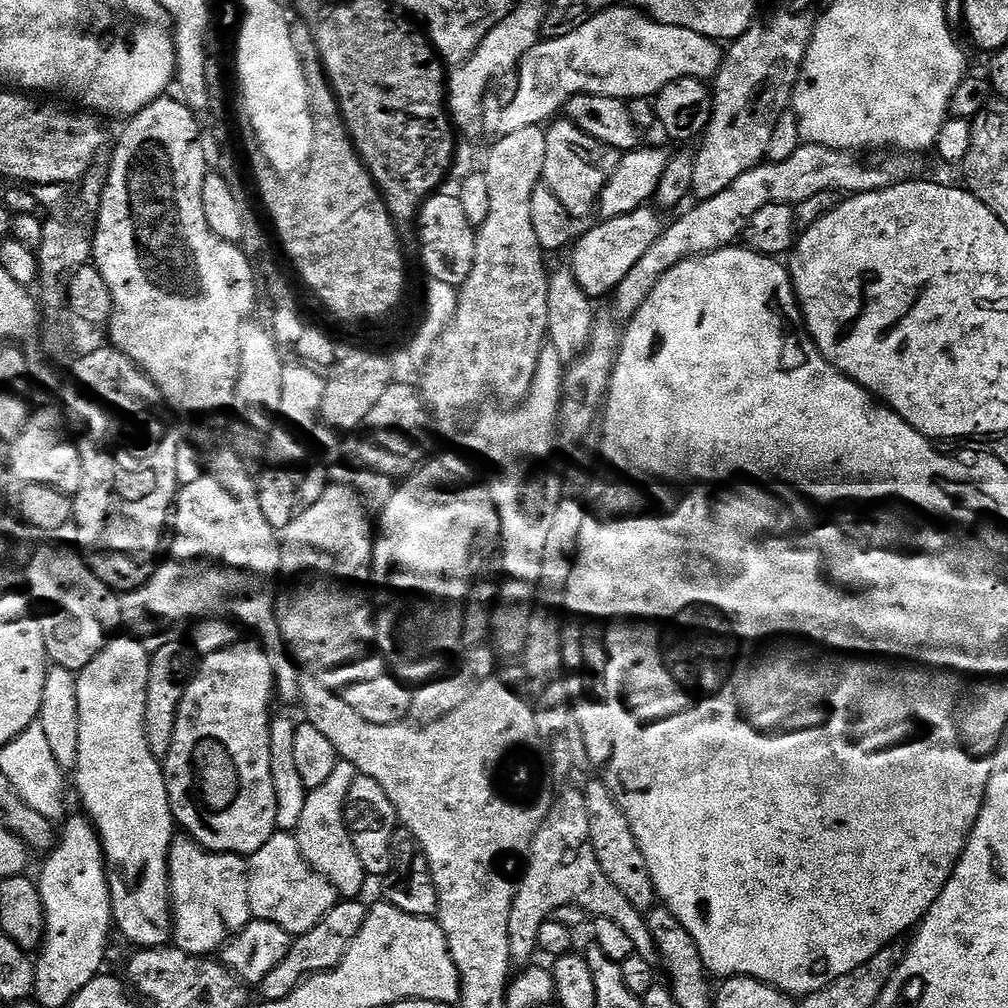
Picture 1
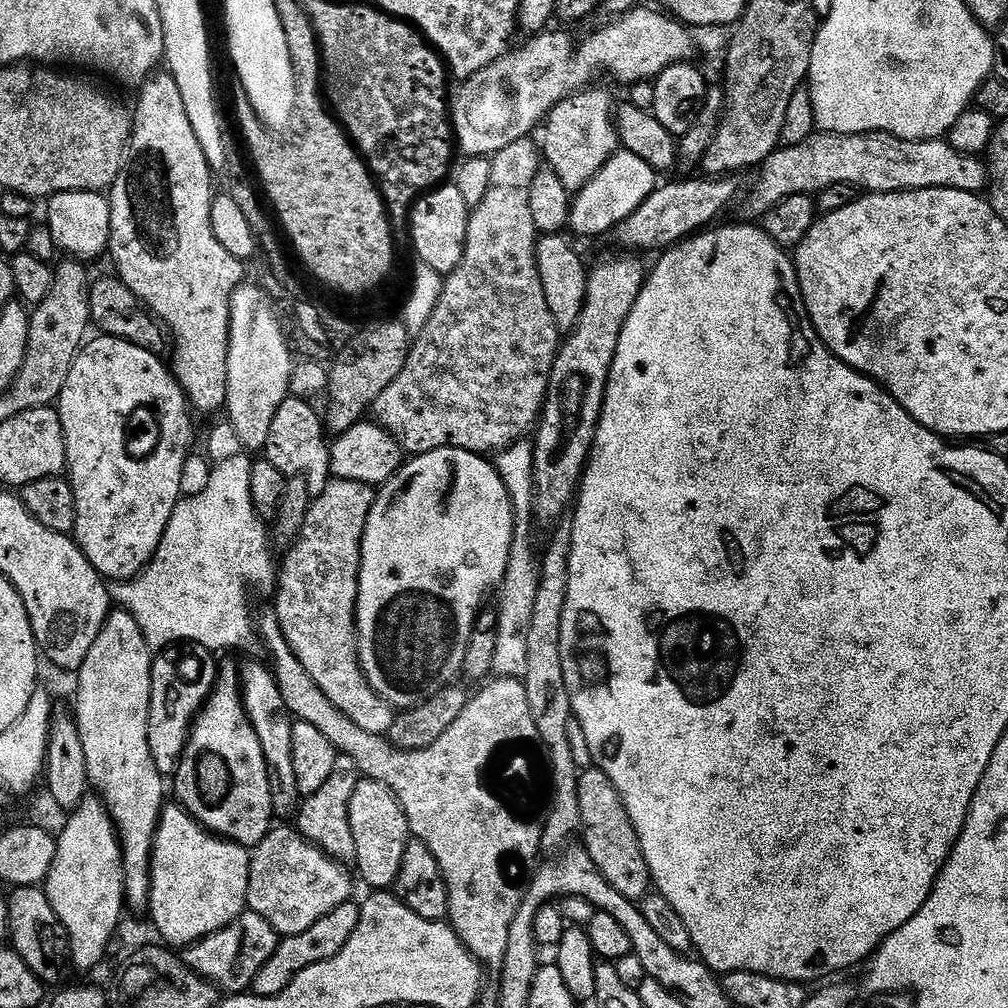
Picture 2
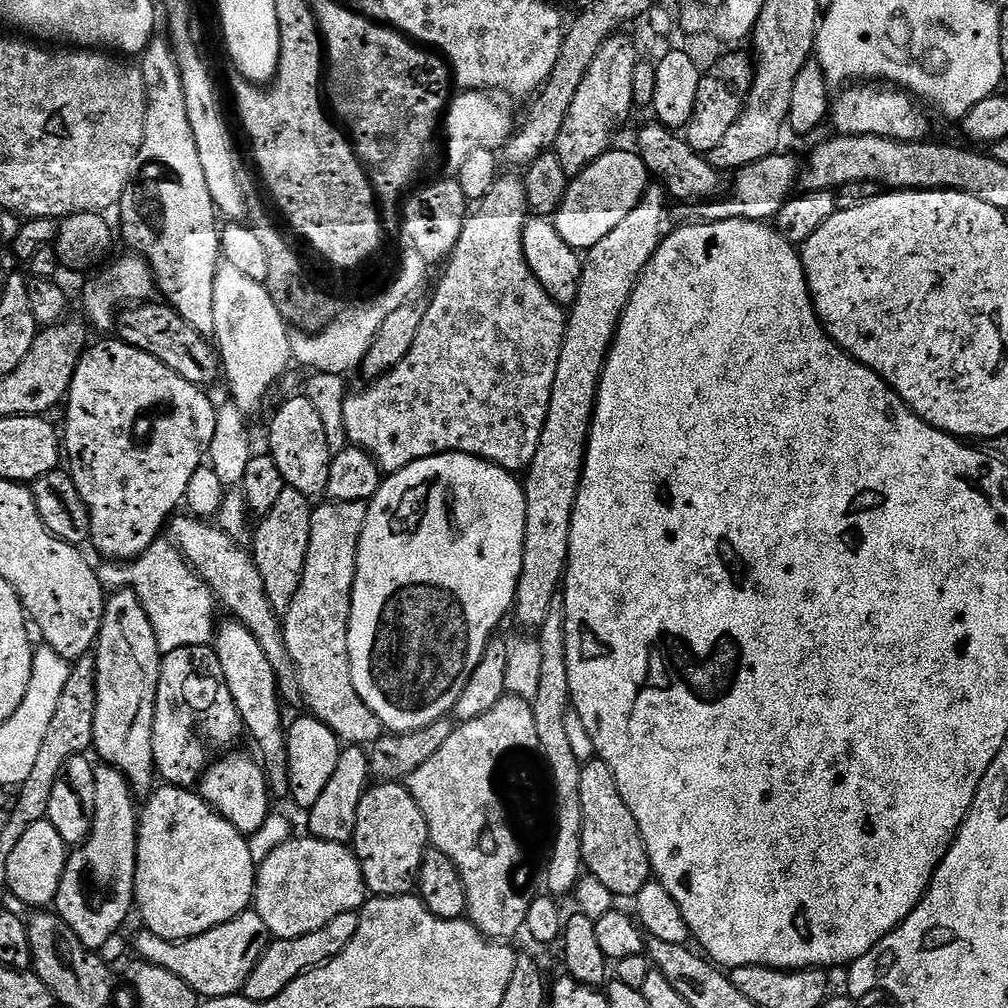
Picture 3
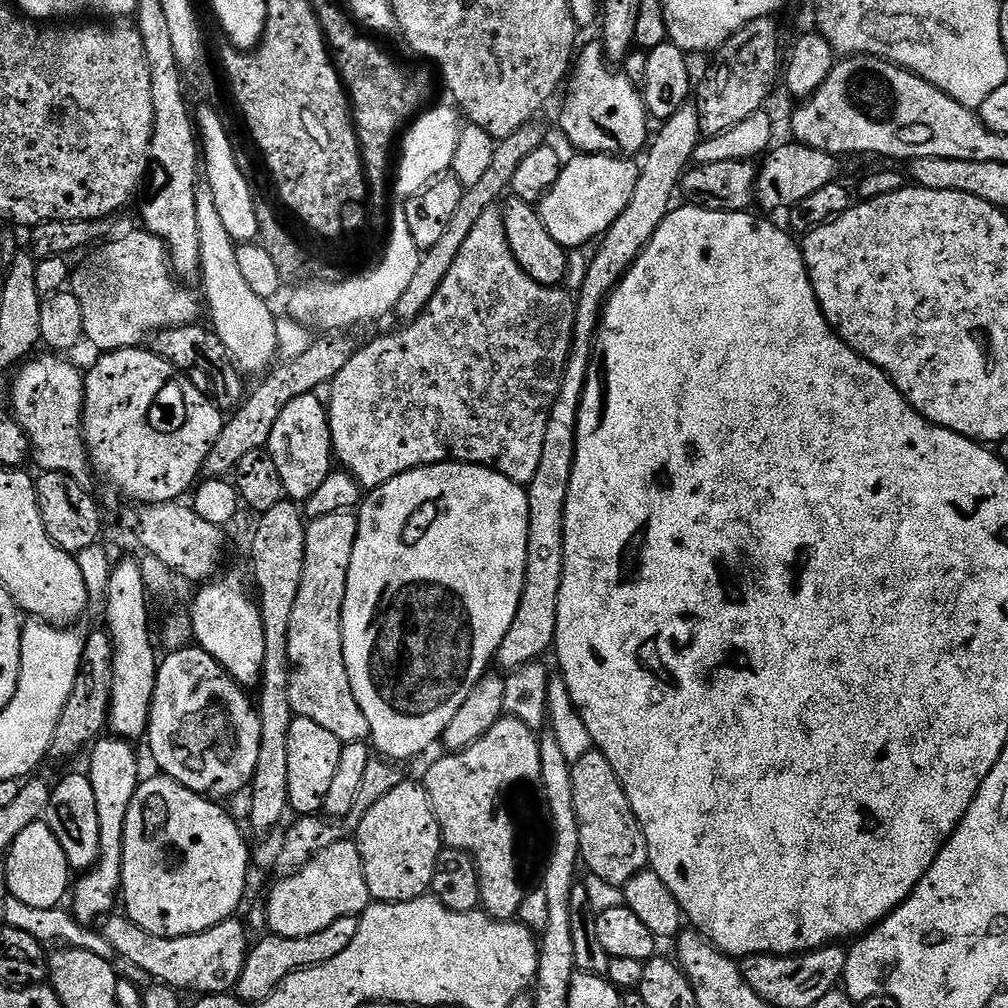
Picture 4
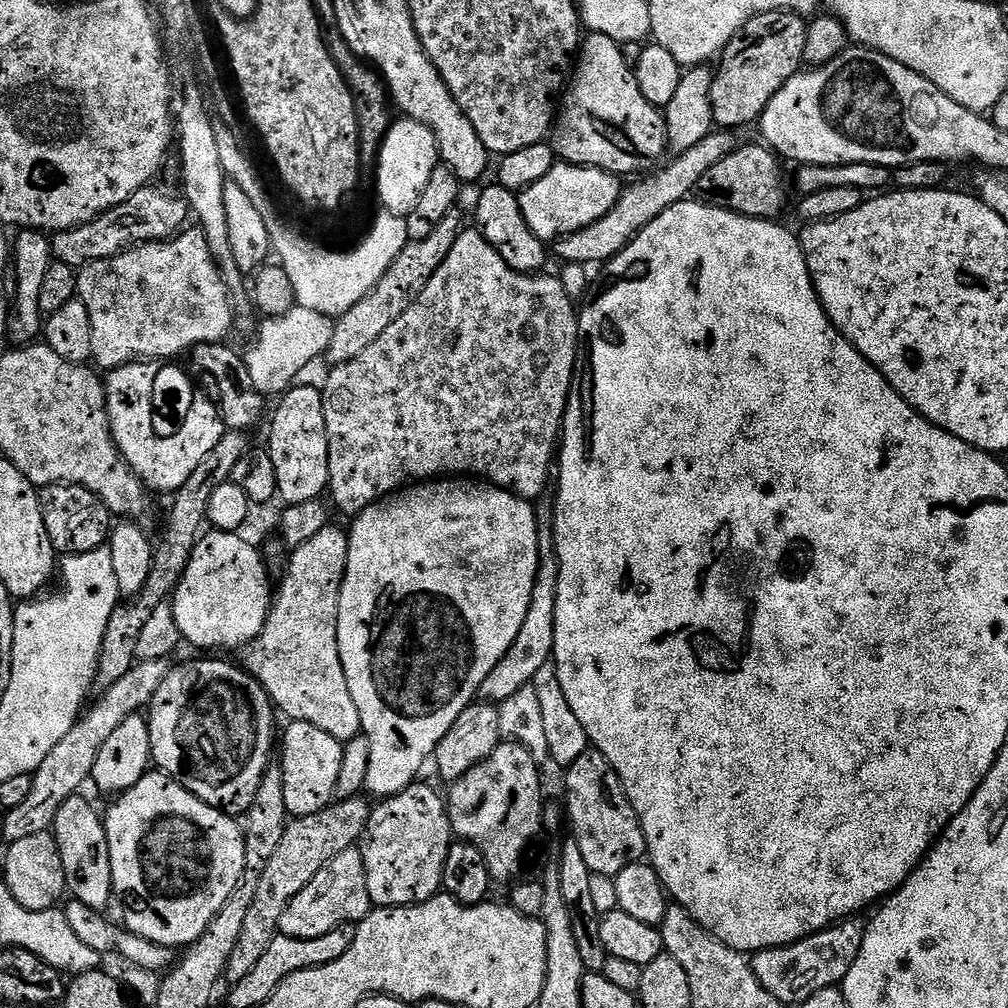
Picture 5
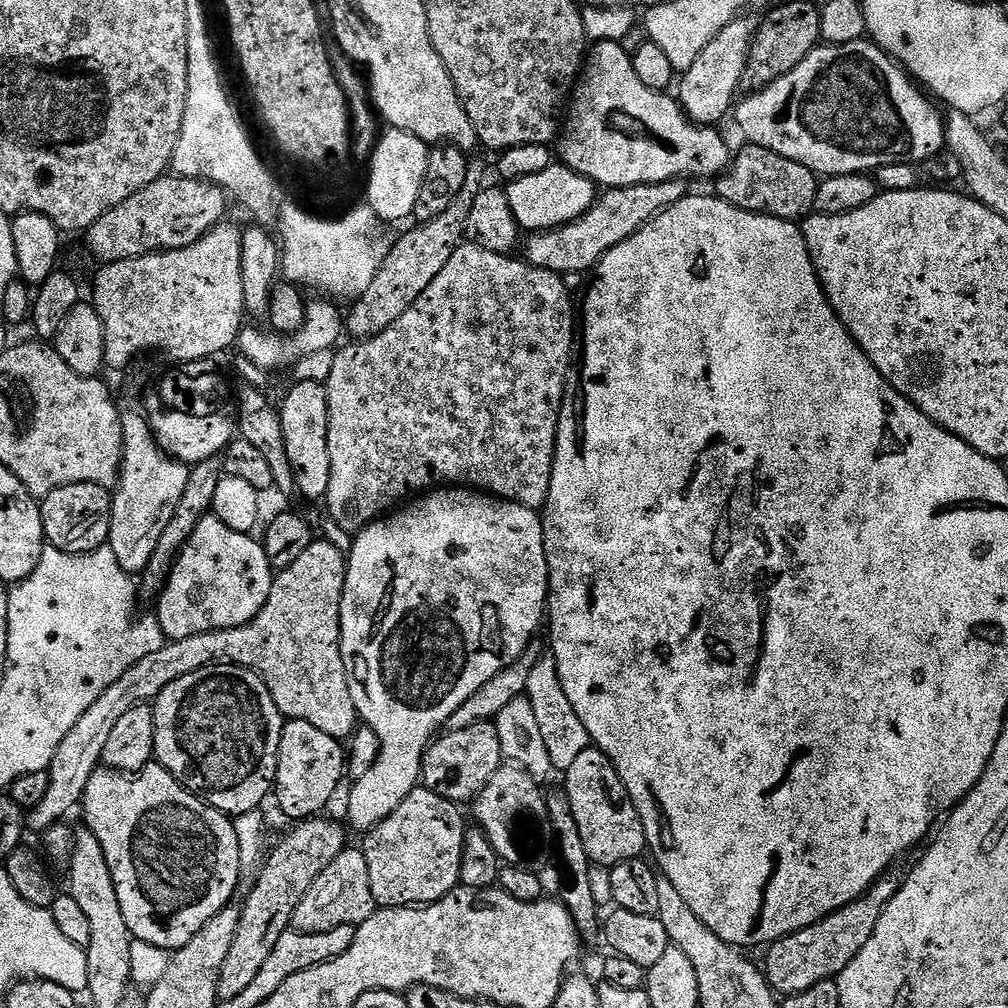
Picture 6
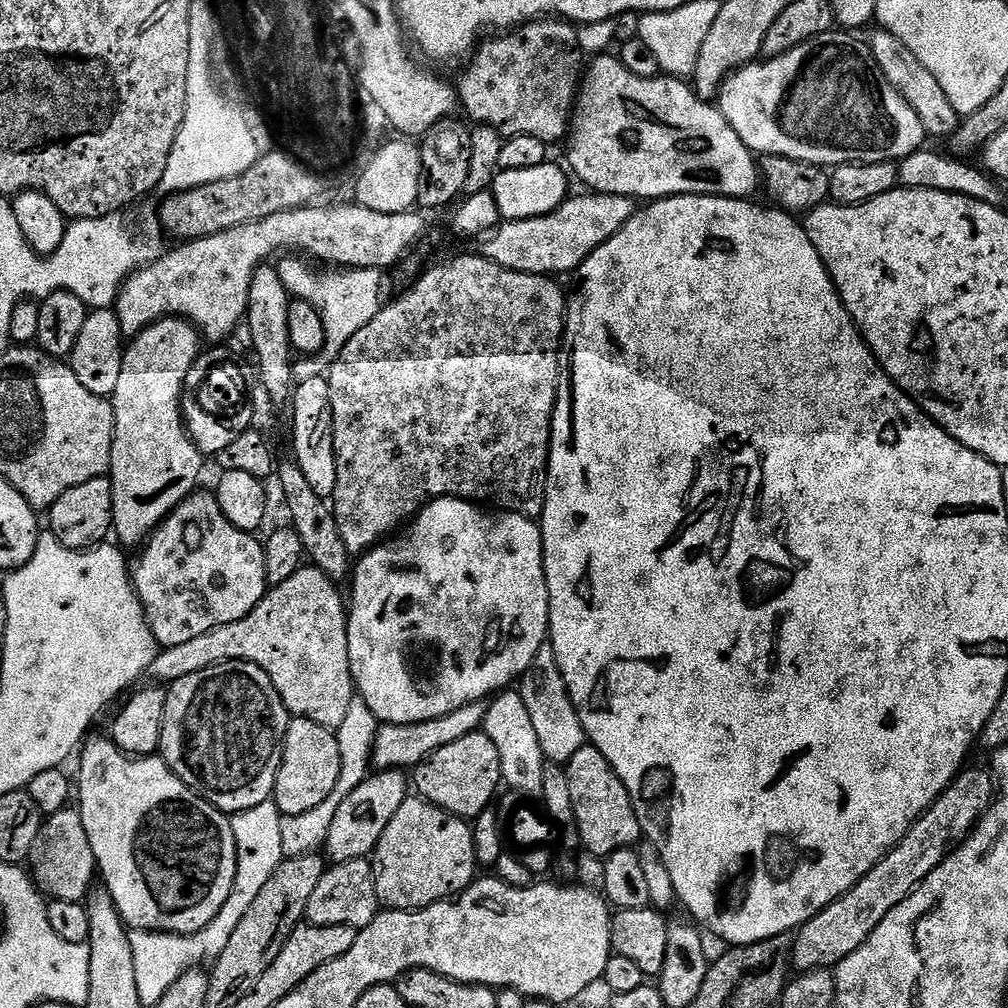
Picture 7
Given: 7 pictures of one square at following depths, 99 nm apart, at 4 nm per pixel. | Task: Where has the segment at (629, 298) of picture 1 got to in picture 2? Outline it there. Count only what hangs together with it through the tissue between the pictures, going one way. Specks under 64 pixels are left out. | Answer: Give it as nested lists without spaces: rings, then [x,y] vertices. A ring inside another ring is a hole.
[[[817,131],[806,138],[806,142],[798,142],[798,146],[777,148],[764,161],[759,172],[756,193],[744,204],[744,212],[749,216],[745,217],[752,222],[759,221],[771,208],[792,196],[812,196],[839,184],[851,184],[853,188],[868,194],[913,192],[927,188],[949,188],[980,194],[990,184],[987,163],[975,156],[958,154],[947,139],[904,140],[888,132],[843,136]]]

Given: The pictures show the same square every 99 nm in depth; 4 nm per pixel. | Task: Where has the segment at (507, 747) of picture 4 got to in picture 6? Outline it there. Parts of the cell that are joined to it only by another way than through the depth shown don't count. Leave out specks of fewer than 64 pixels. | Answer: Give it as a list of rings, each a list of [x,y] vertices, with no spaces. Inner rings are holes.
[[[508,762],[497,770],[490,782],[486,782],[474,801],[475,823],[488,835],[504,864],[518,864],[522,870],[534,870],[536,864],[531,860],[546,855],[551,844],[553,847],[552,820],[548,817],[545,793],[540,792],[540,788],[525,768]]]

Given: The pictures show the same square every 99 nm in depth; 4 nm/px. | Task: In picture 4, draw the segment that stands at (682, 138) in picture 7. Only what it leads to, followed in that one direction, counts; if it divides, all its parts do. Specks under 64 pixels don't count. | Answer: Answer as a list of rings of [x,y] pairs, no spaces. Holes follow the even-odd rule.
[[[596,42],[583,48],[584,45],[575,57],[563,93],[564,109],[560,112],[560,128],[565,138],[580,154],[639,157],[650,140],[650,117],[641,89],[631,84],[623,71],[616,69],[615,72],[612,69],[615,67],[606,59],[603,43]]]

